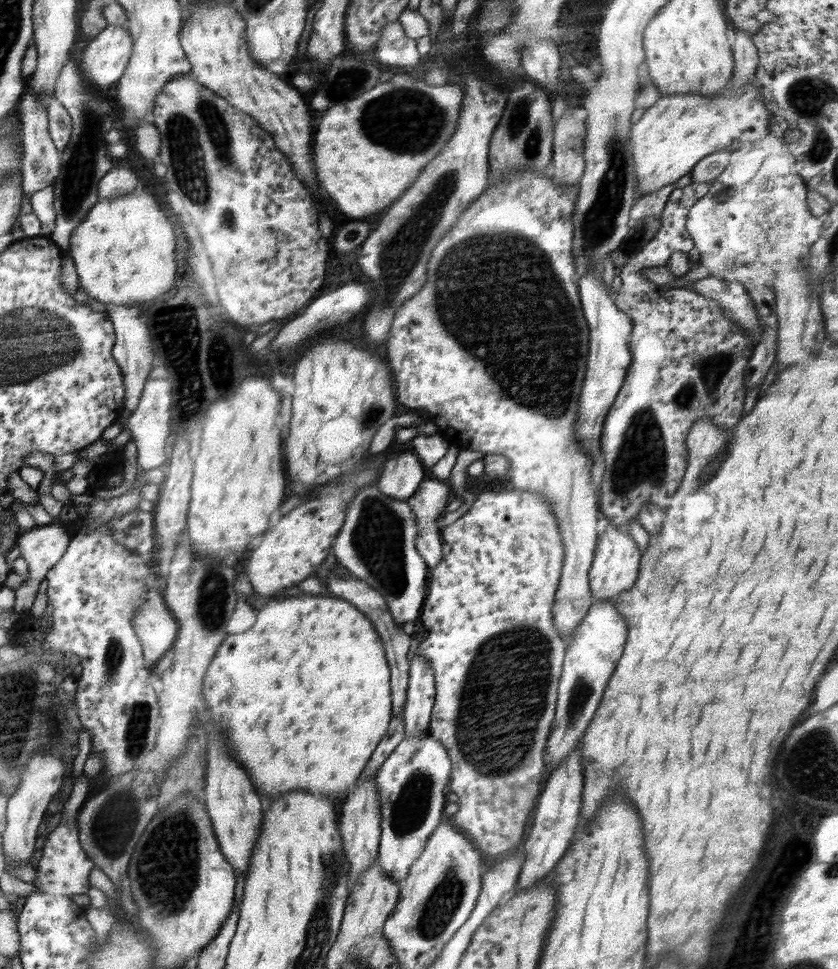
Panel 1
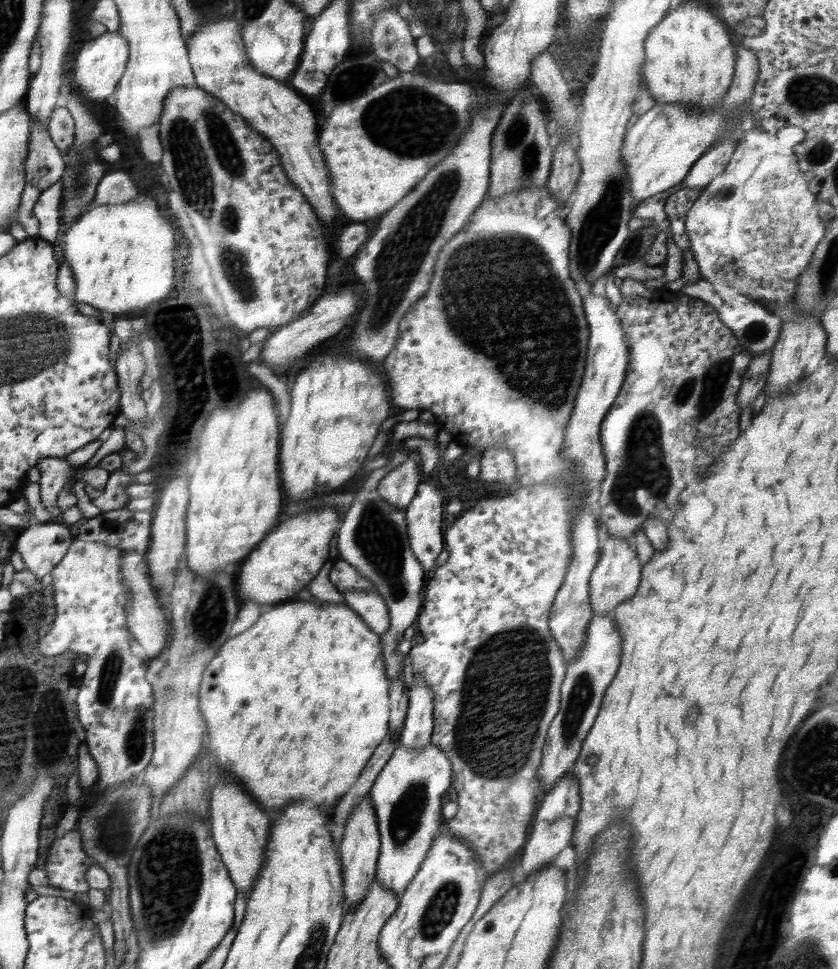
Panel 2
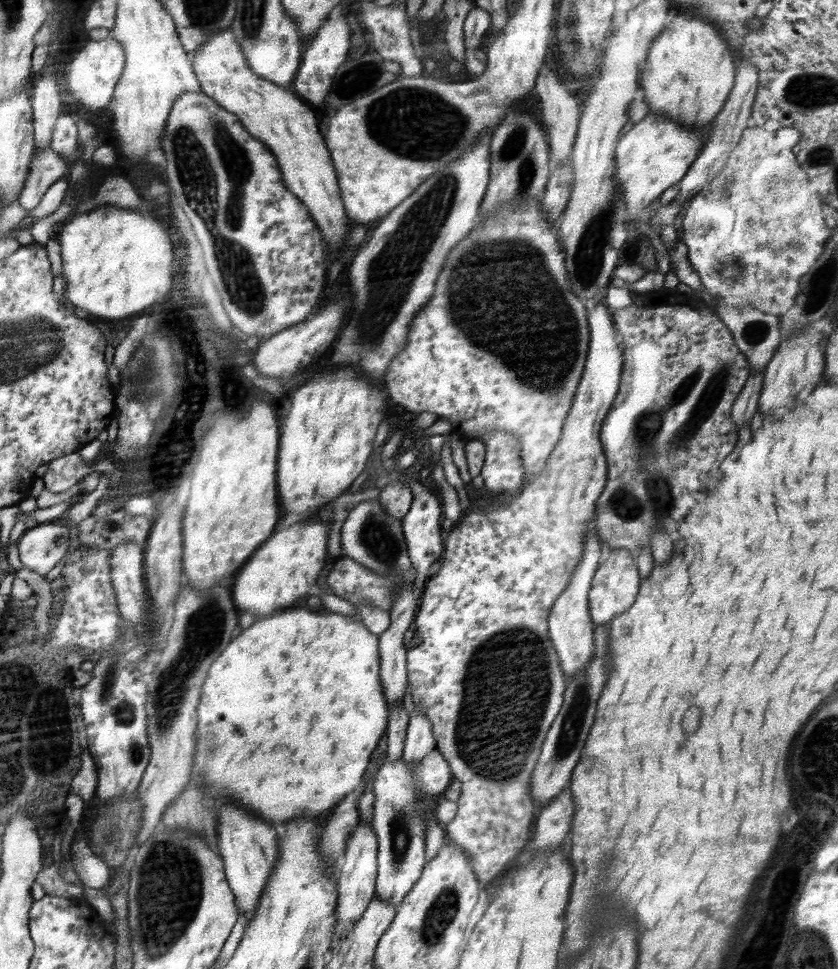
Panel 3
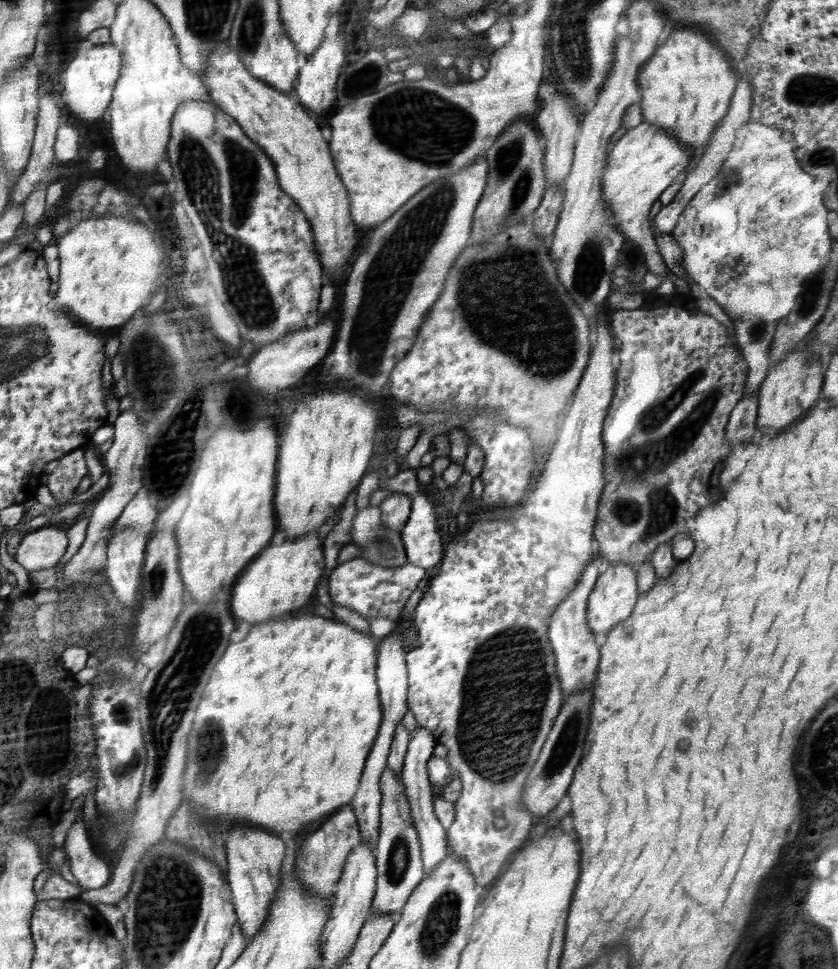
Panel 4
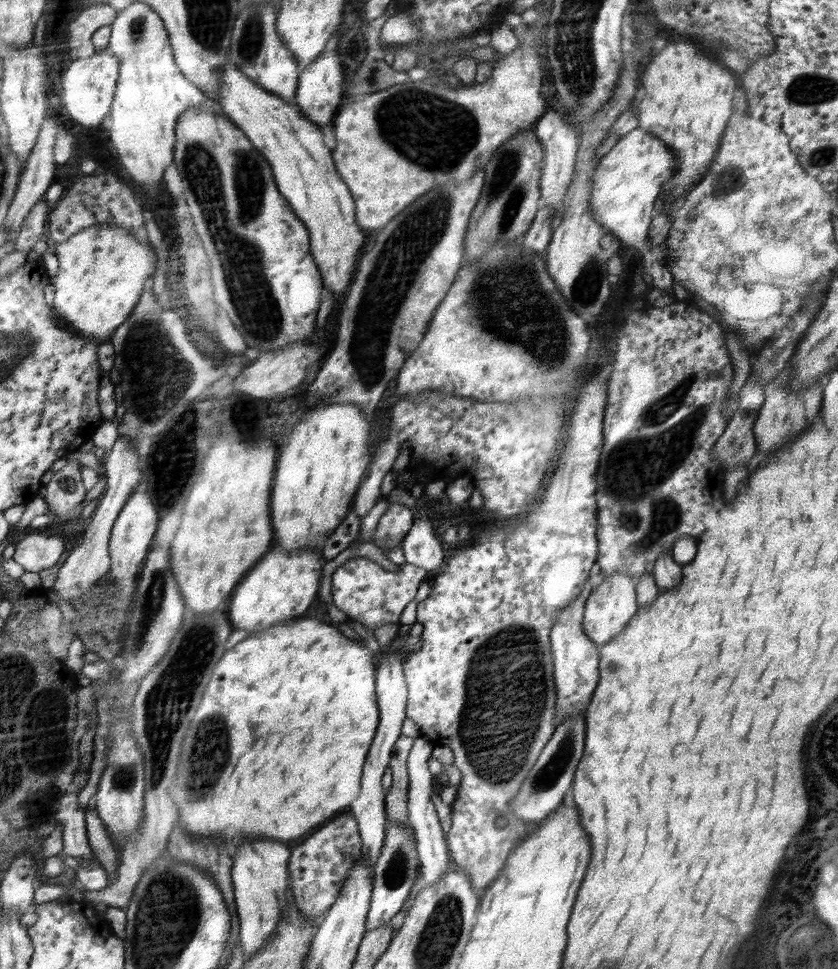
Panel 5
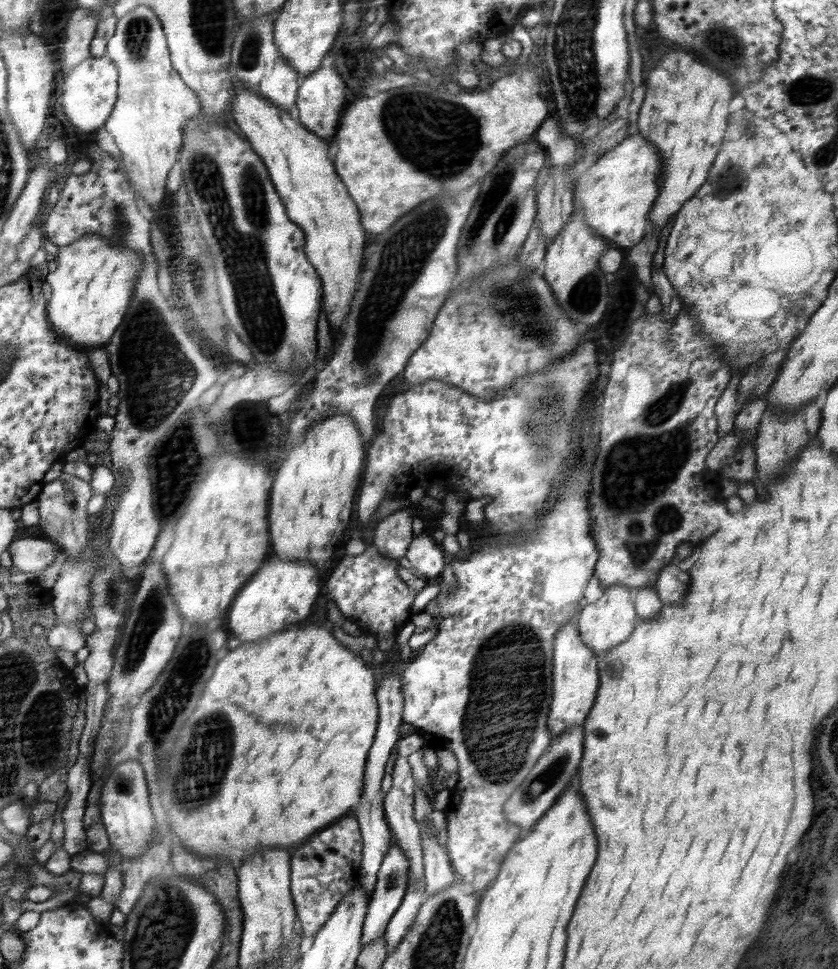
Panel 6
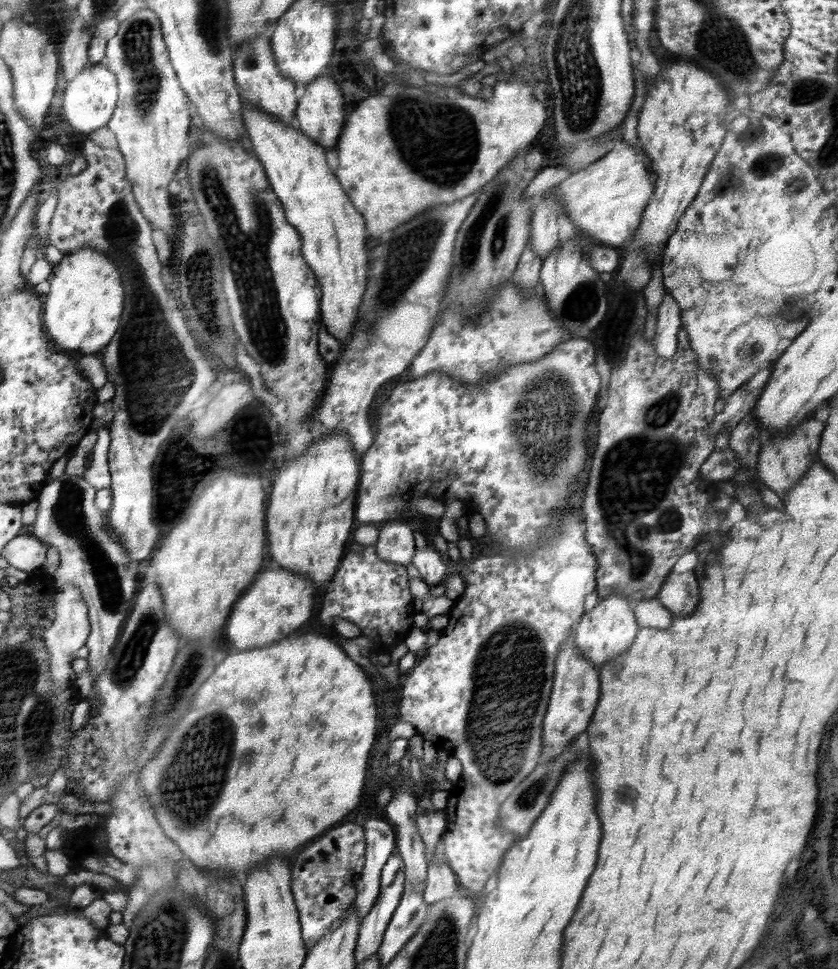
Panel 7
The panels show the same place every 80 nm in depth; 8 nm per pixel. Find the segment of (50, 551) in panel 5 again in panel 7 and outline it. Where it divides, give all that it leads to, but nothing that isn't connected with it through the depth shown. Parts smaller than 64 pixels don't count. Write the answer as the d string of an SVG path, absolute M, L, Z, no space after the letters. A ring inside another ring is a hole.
M20 535L8 542L2 550L2 554L8 561L9 566L14 566L18 570L29 573L44 564L48 547L47 543L32 535Z

